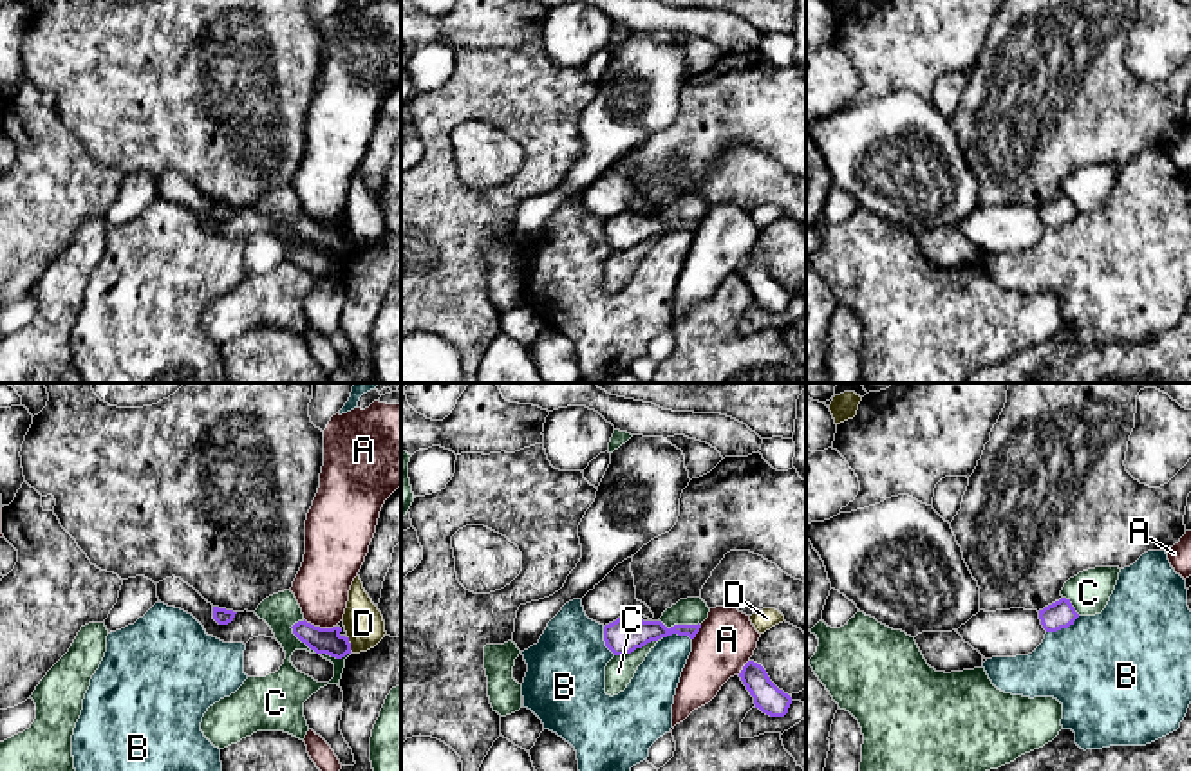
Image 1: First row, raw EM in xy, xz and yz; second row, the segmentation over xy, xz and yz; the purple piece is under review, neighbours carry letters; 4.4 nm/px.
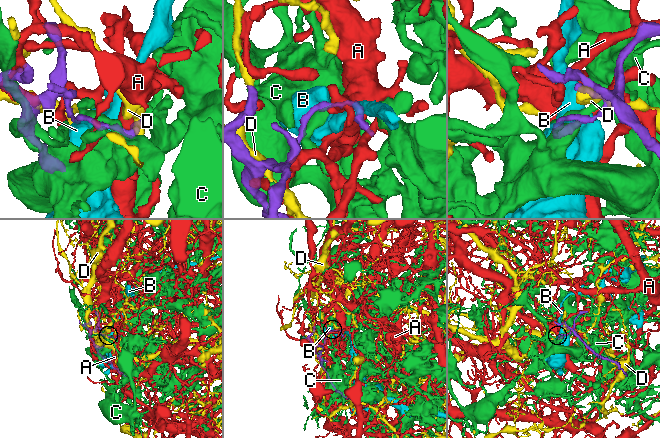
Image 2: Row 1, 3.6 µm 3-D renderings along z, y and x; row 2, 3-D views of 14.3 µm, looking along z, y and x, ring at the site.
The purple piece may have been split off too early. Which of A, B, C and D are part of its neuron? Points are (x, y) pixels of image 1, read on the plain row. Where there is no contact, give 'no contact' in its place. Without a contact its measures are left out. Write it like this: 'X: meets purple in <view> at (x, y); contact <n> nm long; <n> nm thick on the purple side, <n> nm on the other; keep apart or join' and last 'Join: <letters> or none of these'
A: meets purple in xy at (318, 222); contact 150 nm long; 120 nm thick on the purple side, 240 nm on the other; keep apart
B: meets purple in yz at (1063, 222); contact 170 nm long; 120 nm thick on the purple side, 480 nm on the other; keep apart
C: meets purple in xz at (638, 242); contact 240 nm long; 160 nm thick on the purple side, 130 nm on the other; keep apart
D: meets purple in xy at (349, 239); contact 70 nm long; 120 nm thick on the purple side, 180 nm on the other; keep apart
Join: none of these

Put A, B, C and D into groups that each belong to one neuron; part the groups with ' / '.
A / B / C / D

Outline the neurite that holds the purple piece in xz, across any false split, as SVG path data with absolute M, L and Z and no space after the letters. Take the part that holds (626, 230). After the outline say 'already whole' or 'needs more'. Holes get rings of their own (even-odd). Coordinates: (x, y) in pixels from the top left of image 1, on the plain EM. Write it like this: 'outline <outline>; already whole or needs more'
outline M622 211L616 217L604 222L605 242L614 251L625 251L636 244L645 242L651 237L678 229L696 233L701 220L674 220L667 224L661 217L643 217L633 211Z; already whole

